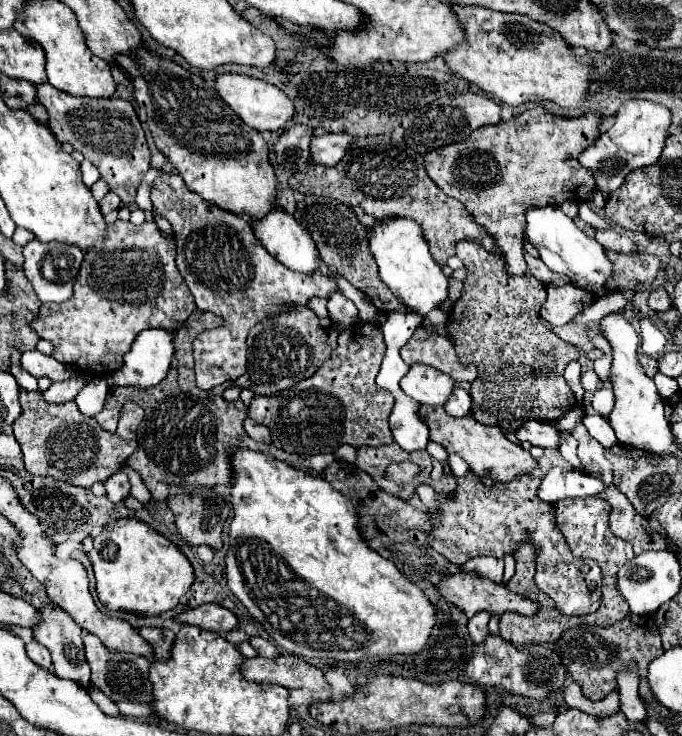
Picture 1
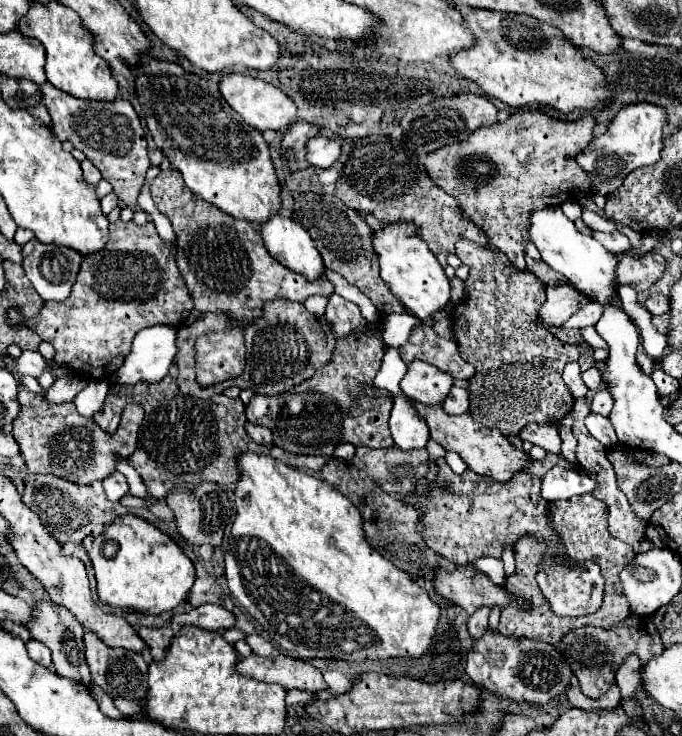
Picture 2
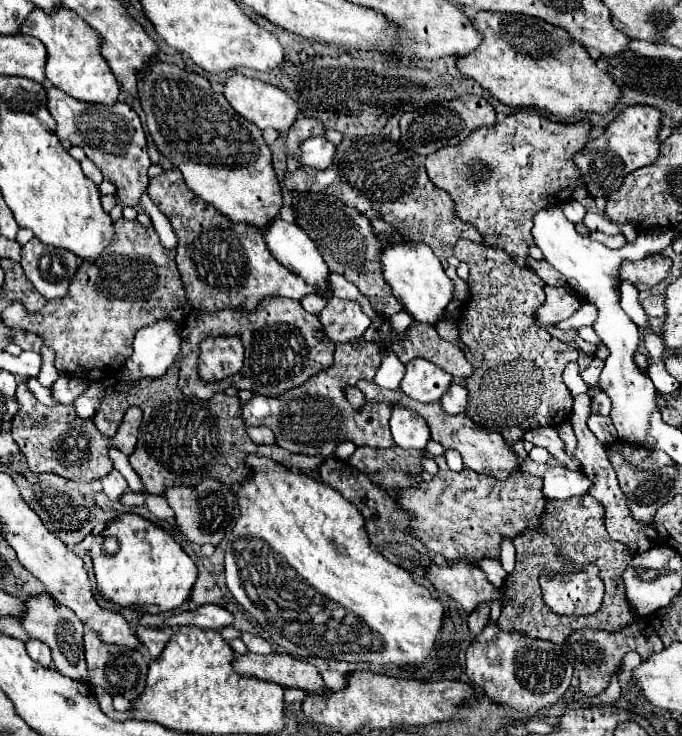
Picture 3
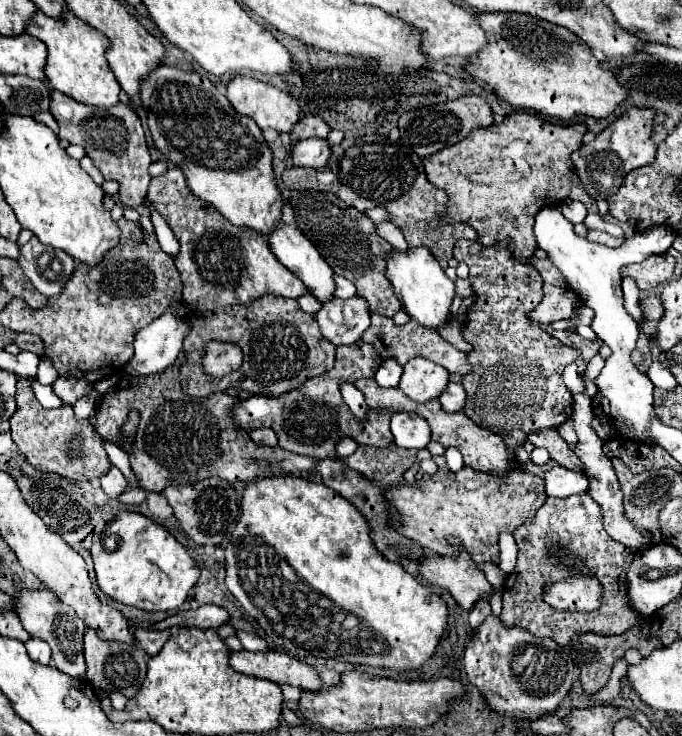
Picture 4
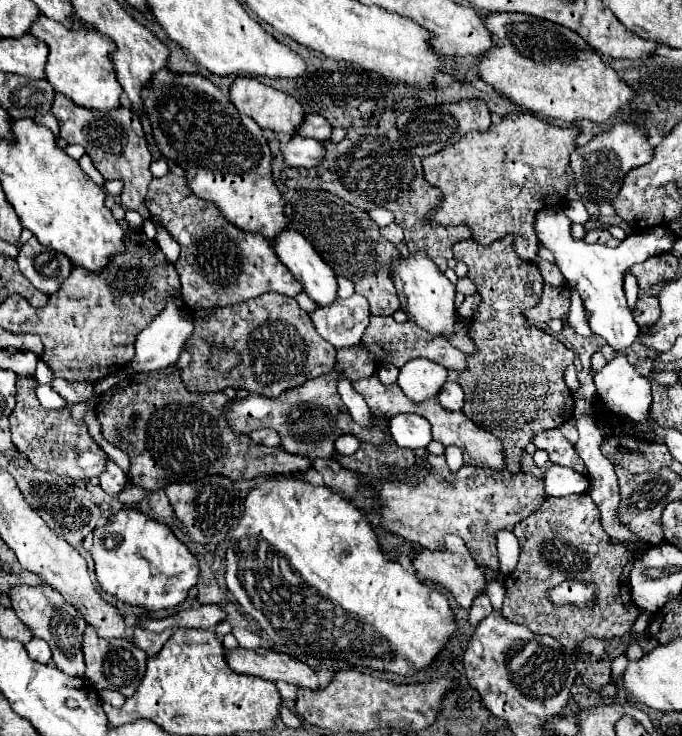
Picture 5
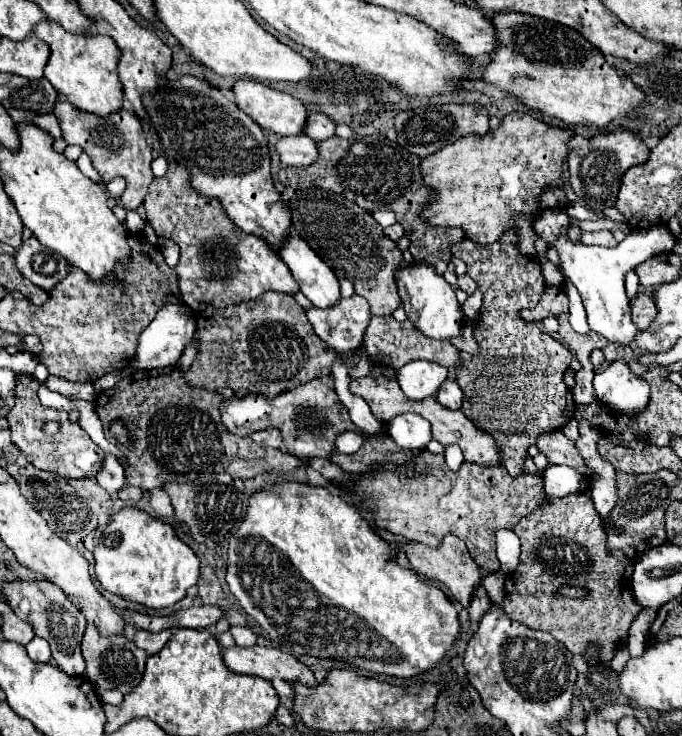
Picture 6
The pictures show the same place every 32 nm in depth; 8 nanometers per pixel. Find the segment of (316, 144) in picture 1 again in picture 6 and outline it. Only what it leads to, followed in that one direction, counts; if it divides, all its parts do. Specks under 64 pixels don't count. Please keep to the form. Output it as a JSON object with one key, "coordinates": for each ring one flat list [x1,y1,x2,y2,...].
{"coordinates":[[302,134,292,138,280,138,276,144,276,150,284,166,310,166,318,158,316,142]]}

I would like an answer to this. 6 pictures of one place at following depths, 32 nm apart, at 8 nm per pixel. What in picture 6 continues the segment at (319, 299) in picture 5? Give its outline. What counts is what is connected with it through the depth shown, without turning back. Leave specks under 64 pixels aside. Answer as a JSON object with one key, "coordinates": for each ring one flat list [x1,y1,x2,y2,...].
{"coordinates":[[288,234,278,248,278,256,300,284,300,292,304,292,316,308,330,308,340,300,340,284,334,272,308,244,304,244,304,238]]}

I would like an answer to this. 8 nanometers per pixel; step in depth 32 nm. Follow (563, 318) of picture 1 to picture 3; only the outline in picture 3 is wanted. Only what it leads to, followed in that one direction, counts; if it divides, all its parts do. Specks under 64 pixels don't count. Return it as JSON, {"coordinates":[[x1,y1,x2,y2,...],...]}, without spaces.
{"coordinates":[[546,286,544,290,546,290,546,302,536,312,536,320,544,326,546,324,554,326,562,320,568,320,584,304,584,298,570,286,560,288]]}

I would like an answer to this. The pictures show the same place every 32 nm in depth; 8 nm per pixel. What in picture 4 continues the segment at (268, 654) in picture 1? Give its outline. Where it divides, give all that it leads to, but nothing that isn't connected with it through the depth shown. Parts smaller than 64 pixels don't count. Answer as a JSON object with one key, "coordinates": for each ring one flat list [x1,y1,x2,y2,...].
{"coordinates":[[238,630,238,638,240,638,240,642,244,644,246,650,252,650,252,652,268,652,268,644,266,644,266,640,260,638,260,636,256,636,256,634]]}

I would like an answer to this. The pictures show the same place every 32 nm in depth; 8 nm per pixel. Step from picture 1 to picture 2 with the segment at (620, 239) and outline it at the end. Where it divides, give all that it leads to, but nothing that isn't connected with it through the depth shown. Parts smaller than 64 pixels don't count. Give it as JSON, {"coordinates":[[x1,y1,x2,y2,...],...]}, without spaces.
{"coordinates":[[616,230,616,232,594,232,594,238,596,238,604,248,608,248,608,250,612,250,612,252,626,252,628,248,632,248,630,240,628,240,620,230]]}

